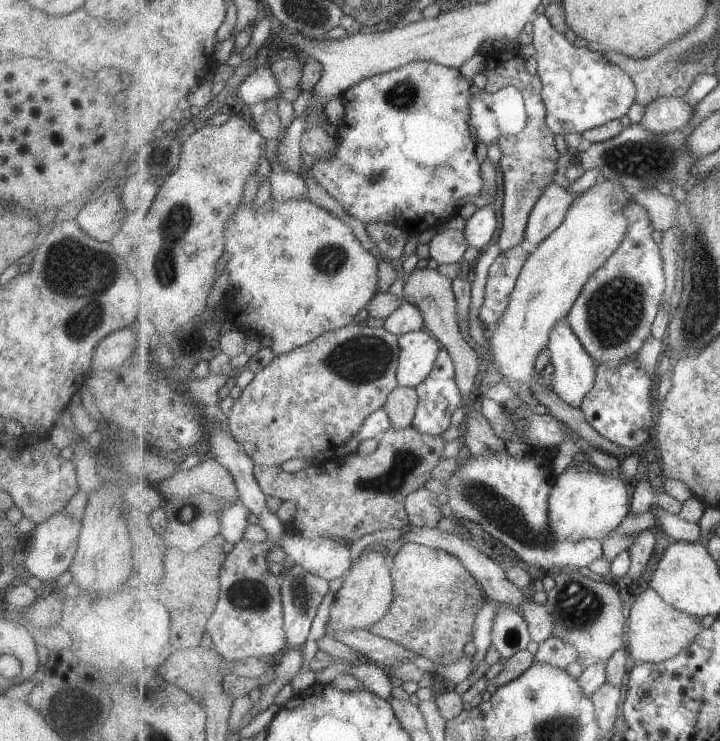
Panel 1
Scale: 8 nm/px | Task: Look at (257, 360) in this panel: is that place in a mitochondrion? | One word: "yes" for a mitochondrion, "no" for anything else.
no

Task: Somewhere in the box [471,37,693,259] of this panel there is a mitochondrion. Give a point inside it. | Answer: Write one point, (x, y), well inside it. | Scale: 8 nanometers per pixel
(649, 161)

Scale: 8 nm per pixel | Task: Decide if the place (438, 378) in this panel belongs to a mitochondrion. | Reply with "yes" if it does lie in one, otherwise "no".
no

